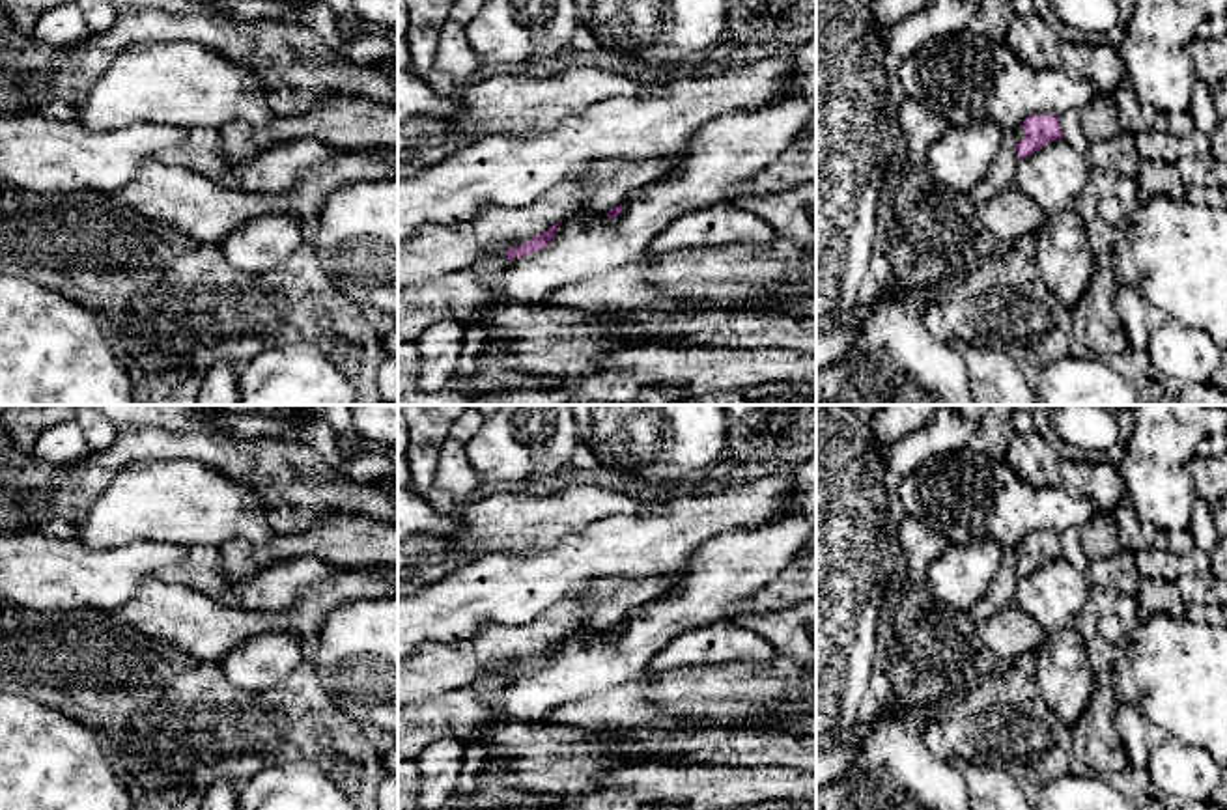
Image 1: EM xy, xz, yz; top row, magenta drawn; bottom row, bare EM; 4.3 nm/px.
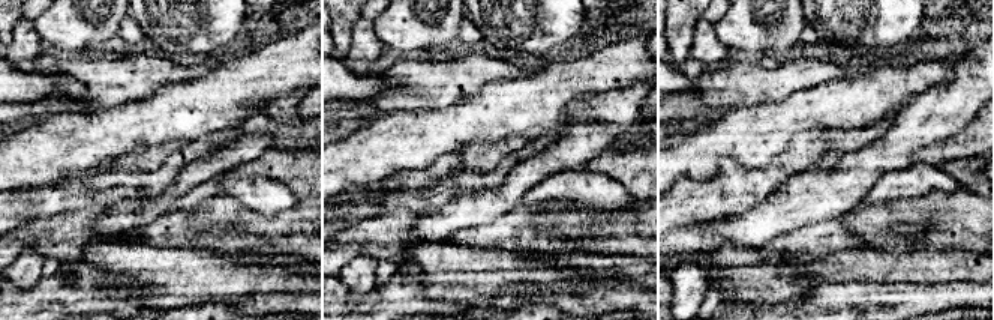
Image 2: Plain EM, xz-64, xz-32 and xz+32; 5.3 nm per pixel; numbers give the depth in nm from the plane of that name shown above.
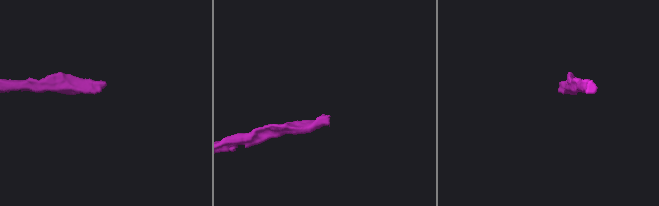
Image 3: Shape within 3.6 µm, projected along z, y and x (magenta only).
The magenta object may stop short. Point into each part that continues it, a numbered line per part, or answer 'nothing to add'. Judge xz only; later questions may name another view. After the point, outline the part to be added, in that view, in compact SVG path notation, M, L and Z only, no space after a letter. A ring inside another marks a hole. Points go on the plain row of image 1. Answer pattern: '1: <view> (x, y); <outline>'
nothing to add

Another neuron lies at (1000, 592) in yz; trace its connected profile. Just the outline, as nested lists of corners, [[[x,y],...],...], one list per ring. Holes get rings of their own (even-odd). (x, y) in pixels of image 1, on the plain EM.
[[[1007,547],[997,575],[988,584],[986,594],[967,612],[975,623],[994,616],[1012,601],[1020,579],[1016,562],[1012,547]]]

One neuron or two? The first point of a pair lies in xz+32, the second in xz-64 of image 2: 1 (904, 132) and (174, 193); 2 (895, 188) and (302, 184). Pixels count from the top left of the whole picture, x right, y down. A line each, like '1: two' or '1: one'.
1: one
2: two

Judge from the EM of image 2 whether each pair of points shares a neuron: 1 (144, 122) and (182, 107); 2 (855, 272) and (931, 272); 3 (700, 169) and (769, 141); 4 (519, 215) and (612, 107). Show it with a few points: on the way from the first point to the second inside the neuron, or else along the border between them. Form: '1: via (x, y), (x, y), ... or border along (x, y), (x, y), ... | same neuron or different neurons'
1: via (153, 120), (173, 111) | same neuron
2: via (874, 268), (912, 268) | same neuron
3: via (717, 152), (726, 143), (753, 143) | same neuron
4: border along (519, 206), (488, 223) | different neurons

